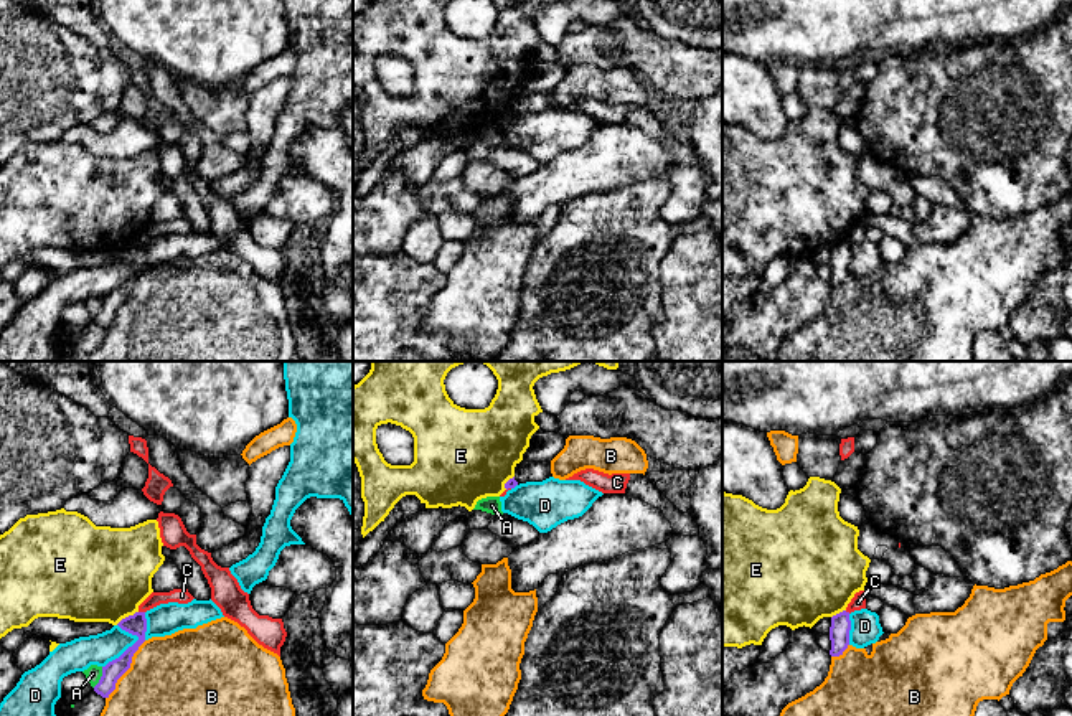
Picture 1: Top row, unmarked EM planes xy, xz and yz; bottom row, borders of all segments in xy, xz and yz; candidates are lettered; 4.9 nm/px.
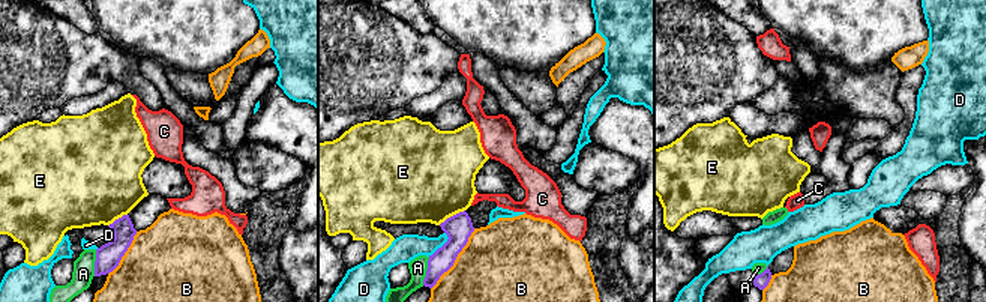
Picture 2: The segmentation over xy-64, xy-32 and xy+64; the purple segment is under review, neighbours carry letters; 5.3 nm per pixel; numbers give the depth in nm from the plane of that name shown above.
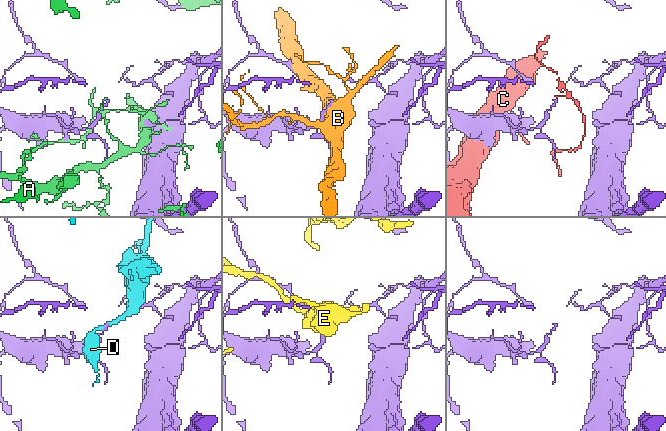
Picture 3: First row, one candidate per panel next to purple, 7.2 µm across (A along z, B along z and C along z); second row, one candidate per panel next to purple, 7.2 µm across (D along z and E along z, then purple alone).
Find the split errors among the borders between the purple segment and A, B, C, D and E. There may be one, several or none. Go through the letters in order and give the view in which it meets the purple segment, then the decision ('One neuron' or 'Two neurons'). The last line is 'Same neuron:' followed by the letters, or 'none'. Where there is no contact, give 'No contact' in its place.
A: Touches purple in xy. Two neurons
B: Touches purple in xy. Two neurons
C: Touches purple in xy. Two neurons
D: Touches purple in xy. Two neurons
E: Touches purple in xy. Two neurons
Same neuron: none

